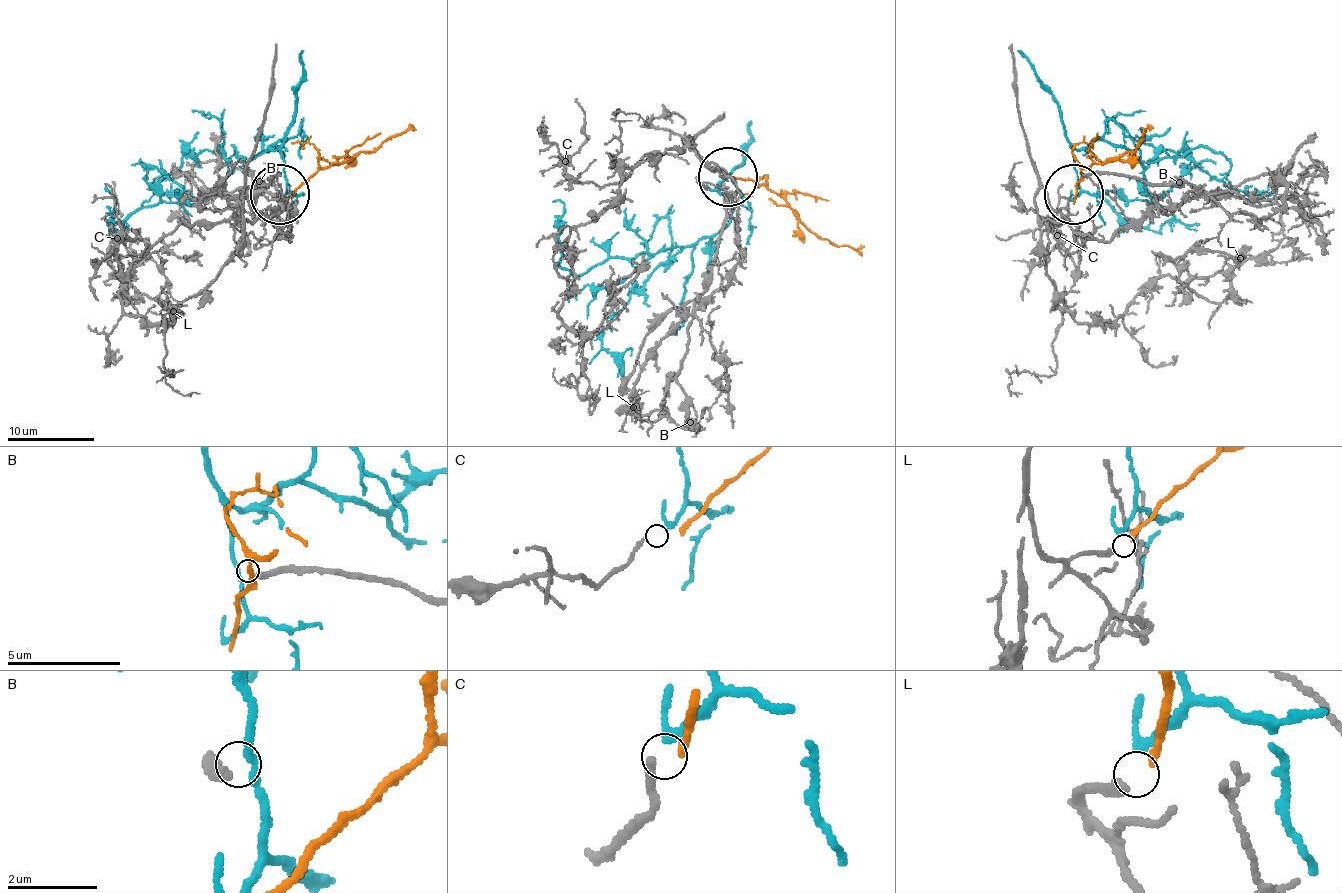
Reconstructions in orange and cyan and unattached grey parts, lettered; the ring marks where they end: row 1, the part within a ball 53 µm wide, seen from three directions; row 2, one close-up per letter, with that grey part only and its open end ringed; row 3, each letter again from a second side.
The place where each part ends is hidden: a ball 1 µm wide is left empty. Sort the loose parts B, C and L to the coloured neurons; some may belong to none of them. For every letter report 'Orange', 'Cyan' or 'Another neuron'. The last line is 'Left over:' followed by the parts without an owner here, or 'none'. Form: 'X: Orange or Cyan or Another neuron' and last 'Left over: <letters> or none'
B: Another neuron
C: Cyan
L: Orange
Left over: B

